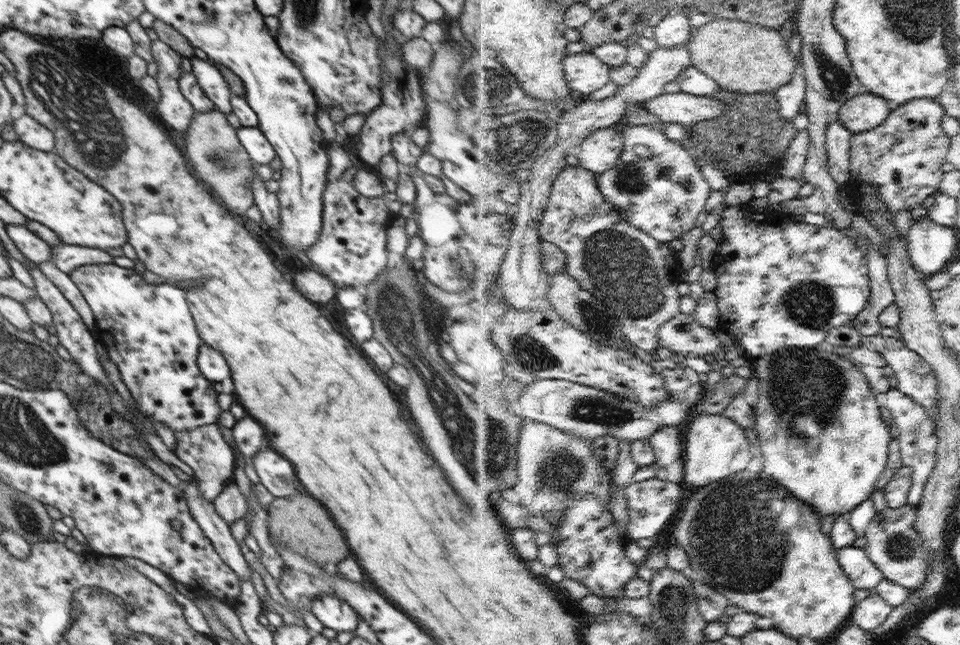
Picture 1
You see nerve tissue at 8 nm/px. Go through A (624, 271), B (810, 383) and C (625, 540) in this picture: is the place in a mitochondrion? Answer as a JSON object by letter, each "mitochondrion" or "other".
{"A":"mitochondrion","B":"mitochondrion","C":"other"}

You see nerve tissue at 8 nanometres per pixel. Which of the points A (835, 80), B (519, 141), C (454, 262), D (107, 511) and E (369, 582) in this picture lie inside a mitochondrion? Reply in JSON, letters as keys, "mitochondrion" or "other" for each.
{"A":"mitochondrion","B":"mitochondrion","C":"mitochondrion","D":"other","E":"other"}

